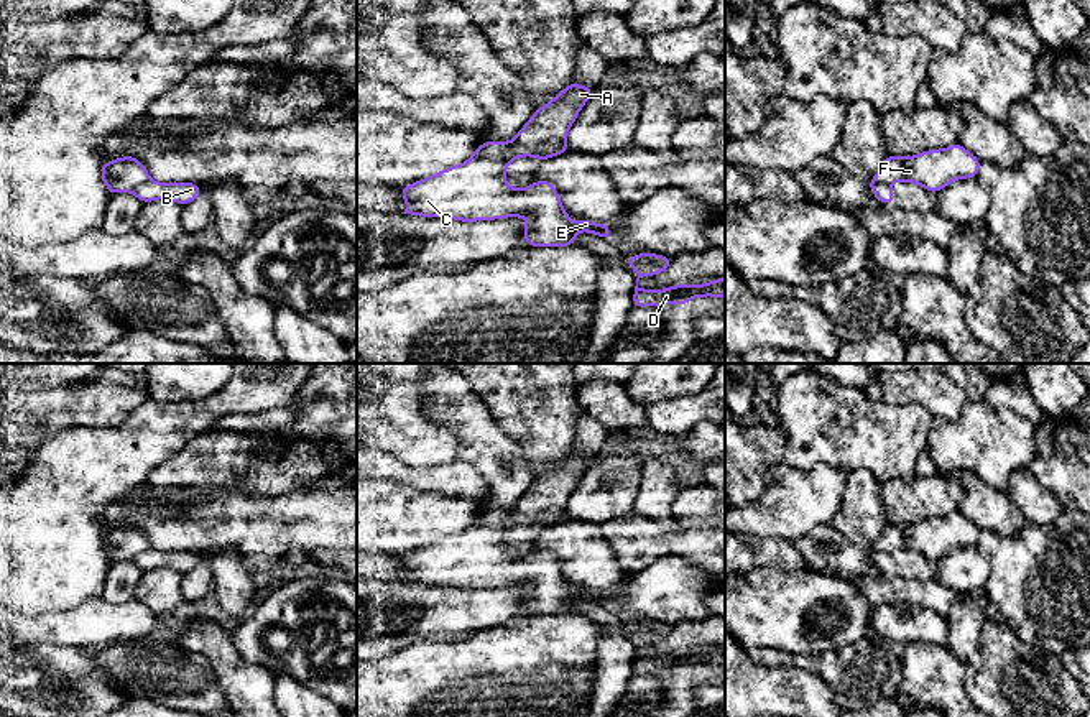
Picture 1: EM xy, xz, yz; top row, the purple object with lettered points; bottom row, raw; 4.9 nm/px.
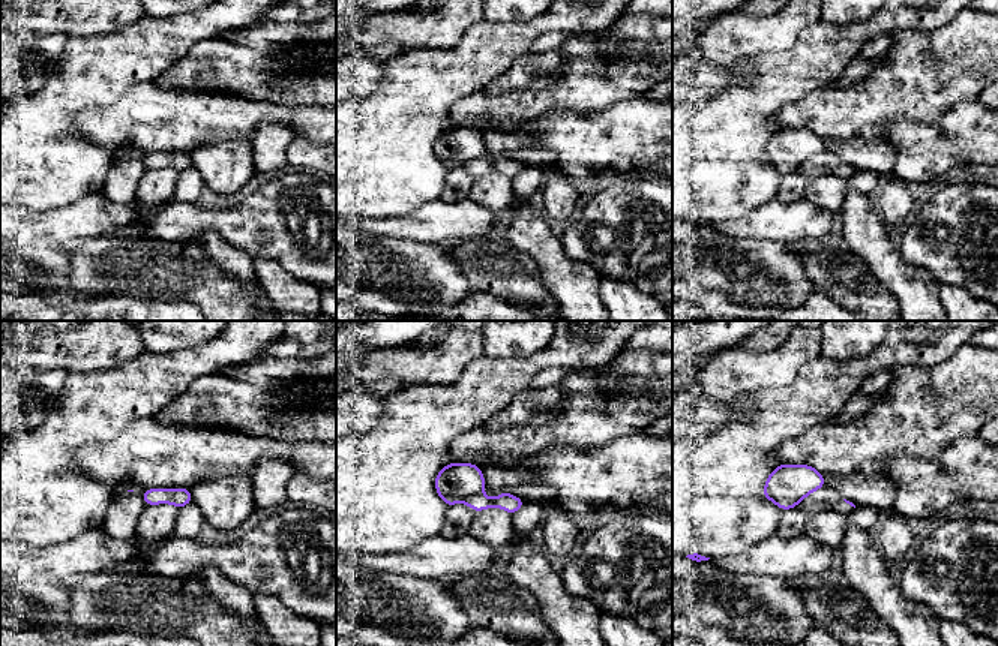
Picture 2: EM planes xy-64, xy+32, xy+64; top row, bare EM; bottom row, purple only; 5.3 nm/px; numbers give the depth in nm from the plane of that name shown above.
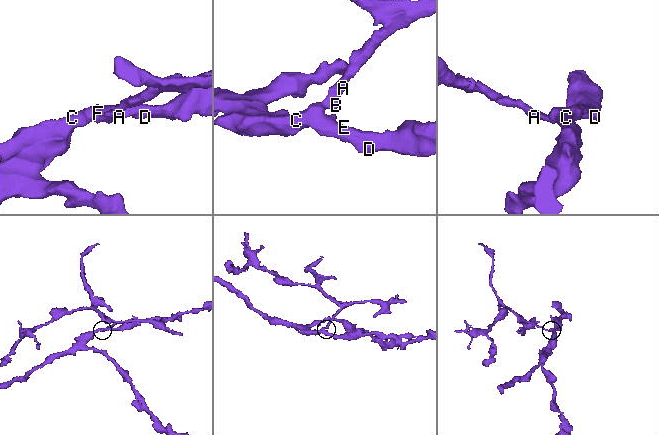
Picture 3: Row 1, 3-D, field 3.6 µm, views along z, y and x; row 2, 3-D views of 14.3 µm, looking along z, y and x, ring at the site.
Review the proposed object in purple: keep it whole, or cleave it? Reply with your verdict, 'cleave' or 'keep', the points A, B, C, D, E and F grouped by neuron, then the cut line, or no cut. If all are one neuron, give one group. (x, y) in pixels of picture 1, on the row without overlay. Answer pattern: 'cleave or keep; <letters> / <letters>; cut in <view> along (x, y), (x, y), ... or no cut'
cleave; A B / C D E F; cut in xy along (150, 548), (132, 559)

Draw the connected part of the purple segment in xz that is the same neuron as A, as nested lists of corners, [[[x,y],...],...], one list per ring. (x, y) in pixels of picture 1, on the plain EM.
[[[570,451],[531,487],[510,510],[510,525],[534,525],[539,530],[567,520],[567,500],[593,457]]]

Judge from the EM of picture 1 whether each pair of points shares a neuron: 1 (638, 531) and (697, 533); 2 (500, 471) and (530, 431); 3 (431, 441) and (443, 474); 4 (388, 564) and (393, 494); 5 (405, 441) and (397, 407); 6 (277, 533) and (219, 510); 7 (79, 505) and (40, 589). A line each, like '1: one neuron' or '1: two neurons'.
1: one neuron
2: two neurons
3: two neurons
4: two neurons
5: one neuron
6: one neuron
7: one neuron

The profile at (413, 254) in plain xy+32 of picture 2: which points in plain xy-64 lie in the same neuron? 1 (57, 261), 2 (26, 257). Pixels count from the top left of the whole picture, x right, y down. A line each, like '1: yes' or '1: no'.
1: yes
2: yes

